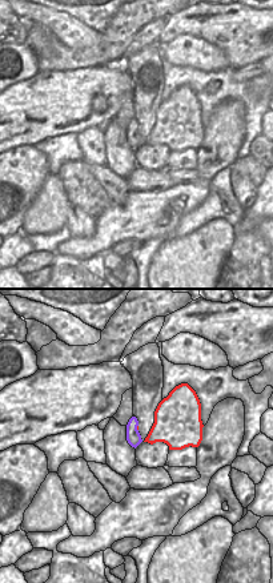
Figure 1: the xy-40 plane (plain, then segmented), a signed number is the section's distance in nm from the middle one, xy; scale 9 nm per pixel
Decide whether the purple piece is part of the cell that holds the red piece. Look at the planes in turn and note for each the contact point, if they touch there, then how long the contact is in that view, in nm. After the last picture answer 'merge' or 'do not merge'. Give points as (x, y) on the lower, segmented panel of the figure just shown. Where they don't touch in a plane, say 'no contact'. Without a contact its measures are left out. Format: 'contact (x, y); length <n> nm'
contact (137, 427); length 60 nm

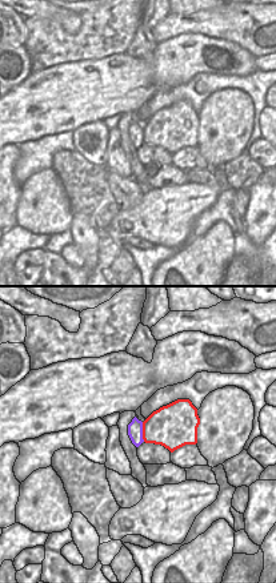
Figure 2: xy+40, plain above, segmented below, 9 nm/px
contact (143, 431); length 180 nm

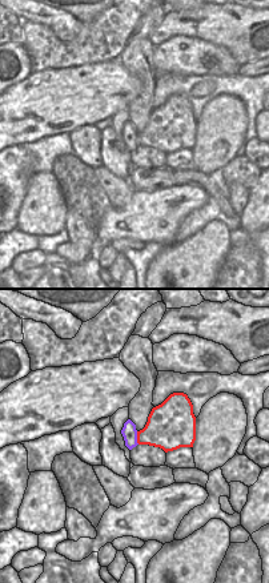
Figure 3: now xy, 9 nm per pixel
contact (137, 438); length 120 nm

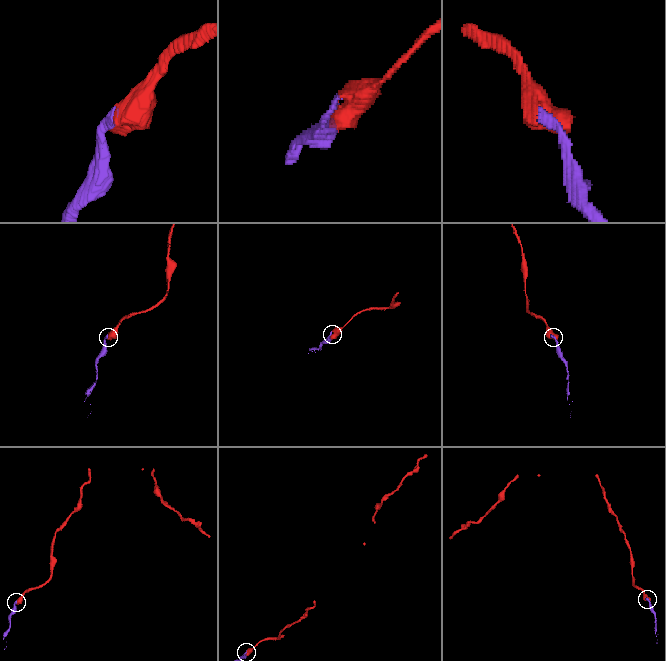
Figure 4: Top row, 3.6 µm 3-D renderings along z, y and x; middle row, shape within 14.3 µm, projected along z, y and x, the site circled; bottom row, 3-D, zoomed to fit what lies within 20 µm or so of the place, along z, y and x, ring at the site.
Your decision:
merge

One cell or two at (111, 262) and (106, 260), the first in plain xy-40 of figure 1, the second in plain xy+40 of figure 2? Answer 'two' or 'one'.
one

